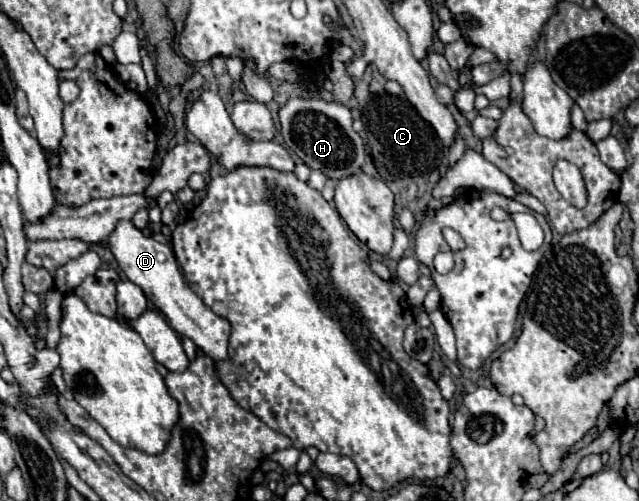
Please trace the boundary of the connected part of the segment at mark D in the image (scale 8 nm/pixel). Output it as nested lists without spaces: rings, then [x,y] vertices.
[[[120,219],[120,223],[116,223],[112,235],[108,237],[108,245],[110,245],[110,251],[116,257],[118,267],[124,271],[124,275],[132,283],[136,283],[144,289],[146,297],[156,305],[156,309],[162,315],[166,315],[170,325],[180,335],[190,337],[214,361],[220,361],[220,359],[228,357],[226,347],[228,347],[228,337],[230,337],[230,323],[226,319],[214,315],[202,303],[202,299],[196,293],[190,291],[190,287],[182,279],[176,255],[174,255],[170,245],[148,239],[140,229],[134,227],[132,221],[126,221],[126,219]]]

